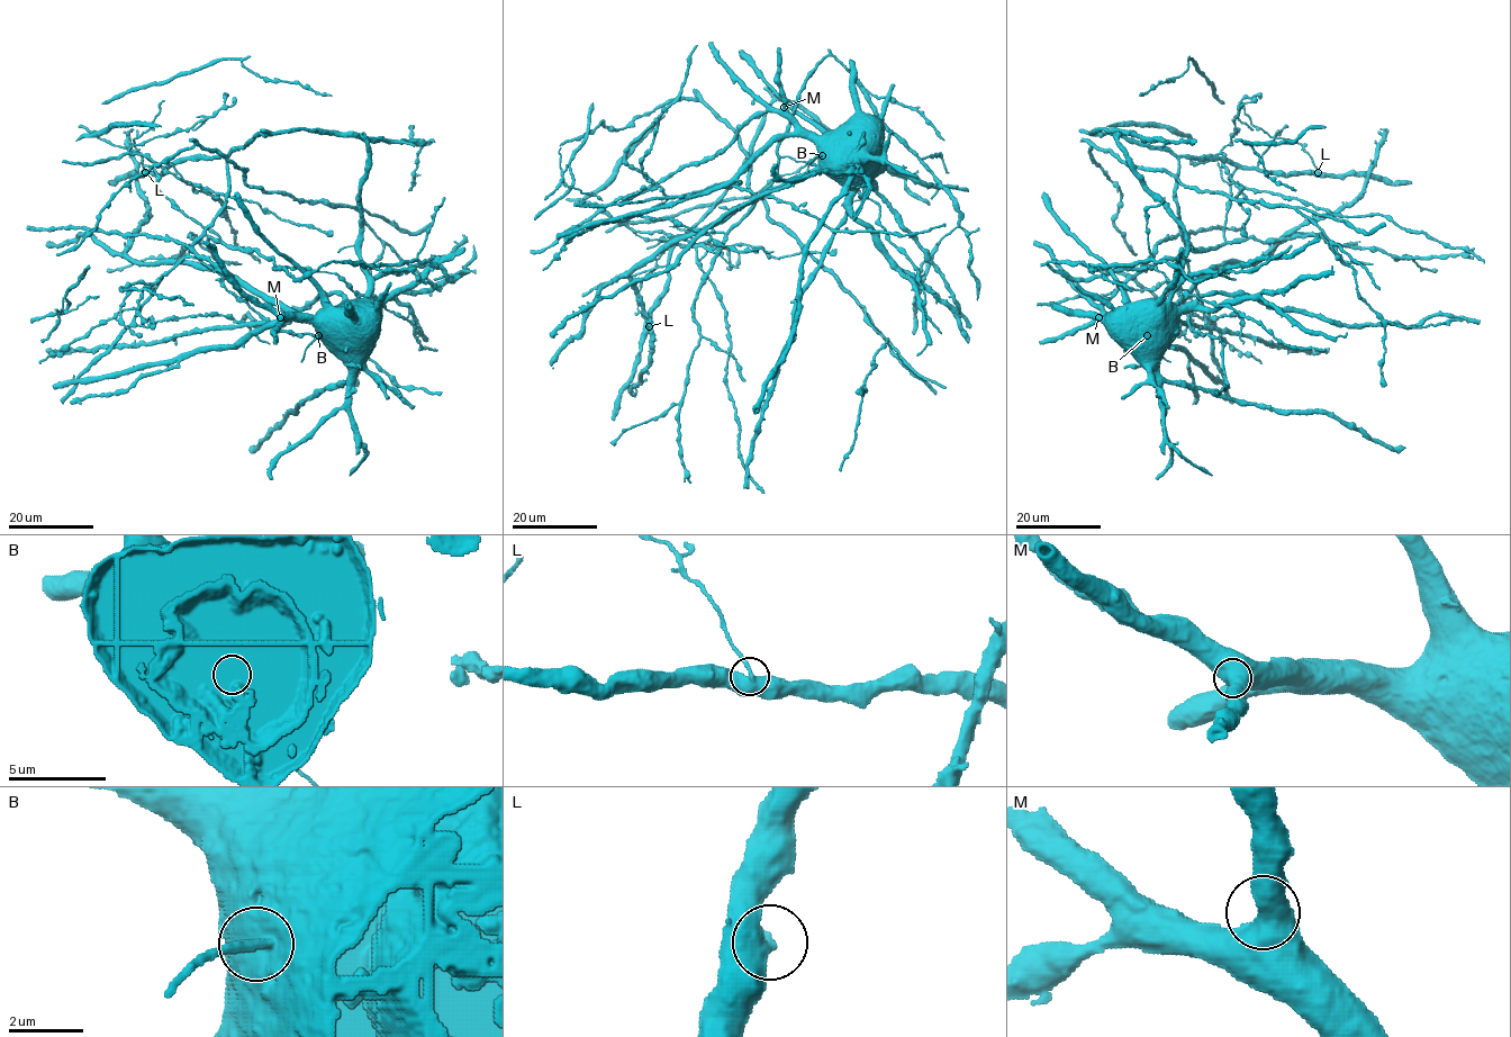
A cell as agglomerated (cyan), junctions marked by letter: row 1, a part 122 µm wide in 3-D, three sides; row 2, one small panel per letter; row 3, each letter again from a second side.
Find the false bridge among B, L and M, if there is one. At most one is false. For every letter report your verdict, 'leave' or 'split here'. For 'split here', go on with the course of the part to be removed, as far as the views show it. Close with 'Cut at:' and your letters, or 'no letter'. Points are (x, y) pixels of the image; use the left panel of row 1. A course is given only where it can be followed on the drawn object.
B: leave
L: split here; course (145, 172), (134, 140), (152, 126), (164, 100)
M: leave
Cut at: L

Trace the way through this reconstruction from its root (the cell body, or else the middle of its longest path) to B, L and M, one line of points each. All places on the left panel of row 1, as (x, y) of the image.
B: (358, 321), (323, 336), (318, 335)
L: (358, 321), (272, 321), (229, 345), (75, 380), (225, 203), (225, 158), (182, 158), (160, 174), (145, 172)
M: (358, 321), (280, 317)

